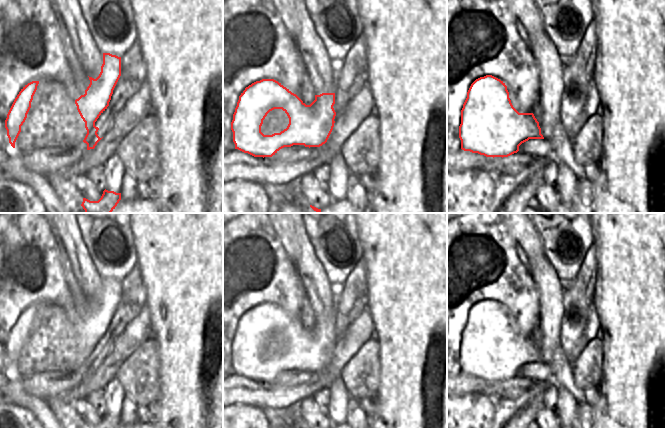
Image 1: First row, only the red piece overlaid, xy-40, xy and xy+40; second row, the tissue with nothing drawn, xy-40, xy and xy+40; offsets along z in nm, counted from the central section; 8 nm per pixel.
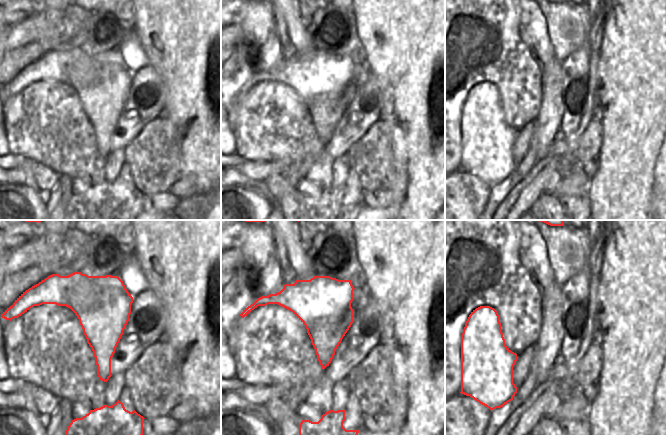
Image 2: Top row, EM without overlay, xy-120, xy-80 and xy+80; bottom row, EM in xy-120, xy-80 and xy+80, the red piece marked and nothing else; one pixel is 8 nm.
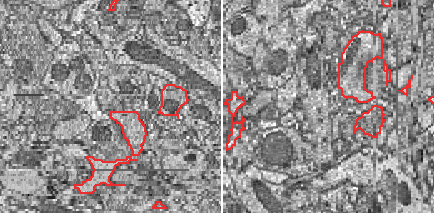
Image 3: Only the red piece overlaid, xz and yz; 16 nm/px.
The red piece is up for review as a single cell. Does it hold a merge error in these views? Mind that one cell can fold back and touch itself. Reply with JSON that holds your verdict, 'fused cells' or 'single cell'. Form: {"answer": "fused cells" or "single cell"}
{"answer": "fused cells"}

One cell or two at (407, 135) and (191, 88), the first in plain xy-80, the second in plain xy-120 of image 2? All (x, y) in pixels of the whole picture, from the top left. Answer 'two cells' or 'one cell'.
one cell

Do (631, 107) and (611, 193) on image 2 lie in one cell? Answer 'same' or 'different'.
same

